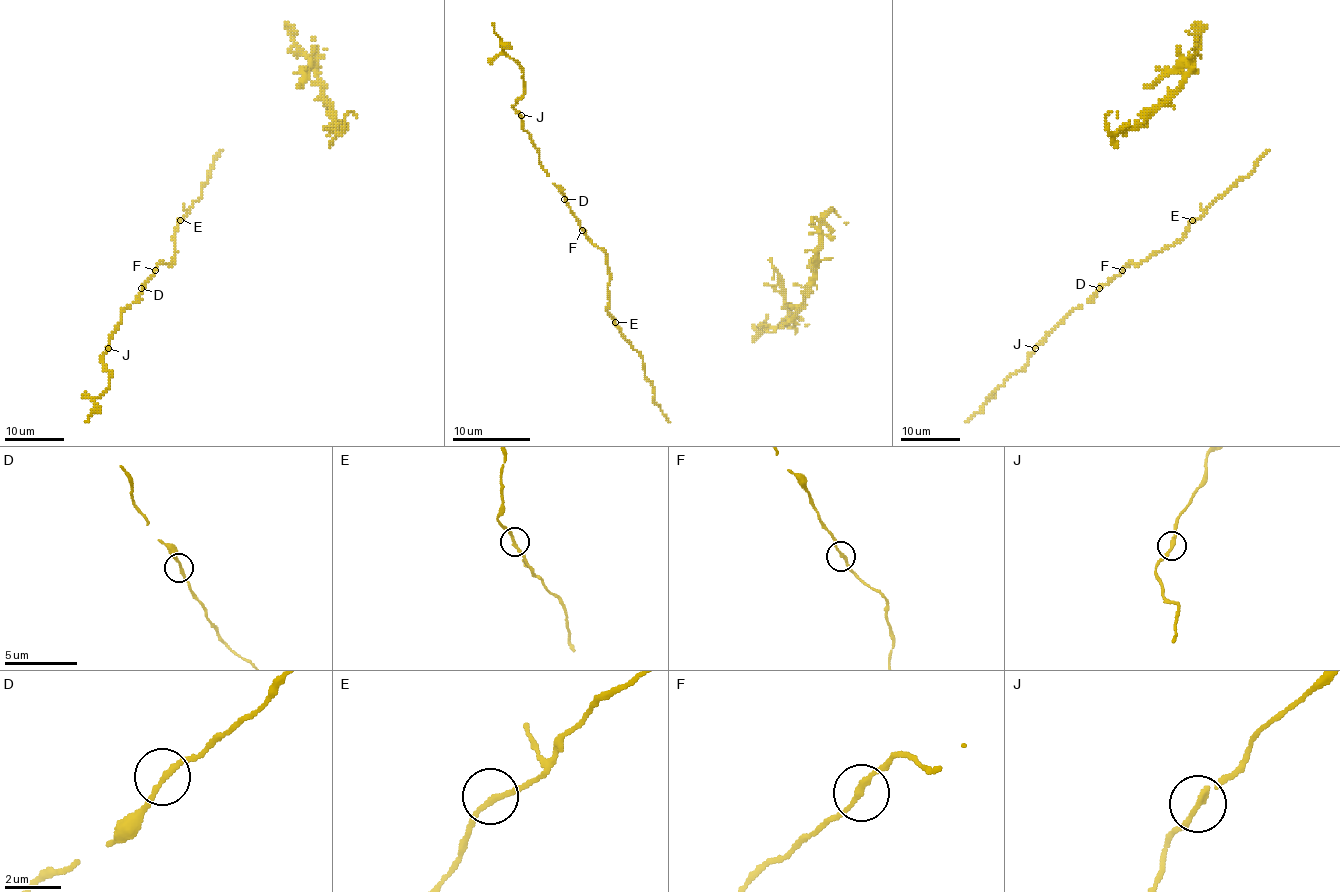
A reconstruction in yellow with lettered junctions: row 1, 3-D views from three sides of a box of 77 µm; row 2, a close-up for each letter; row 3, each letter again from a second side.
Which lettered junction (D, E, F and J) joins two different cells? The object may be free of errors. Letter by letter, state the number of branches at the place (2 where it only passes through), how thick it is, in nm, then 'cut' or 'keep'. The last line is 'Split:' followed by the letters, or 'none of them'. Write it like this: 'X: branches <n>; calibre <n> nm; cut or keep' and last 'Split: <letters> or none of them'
D: branches 2; calibre 170 nm; keep
E: branches 2; calibre 190 nm; keep
F: branches 2; calibre 190 nm; keep
J: branches 2; calibre 190 nm; keep
Split: none of them

